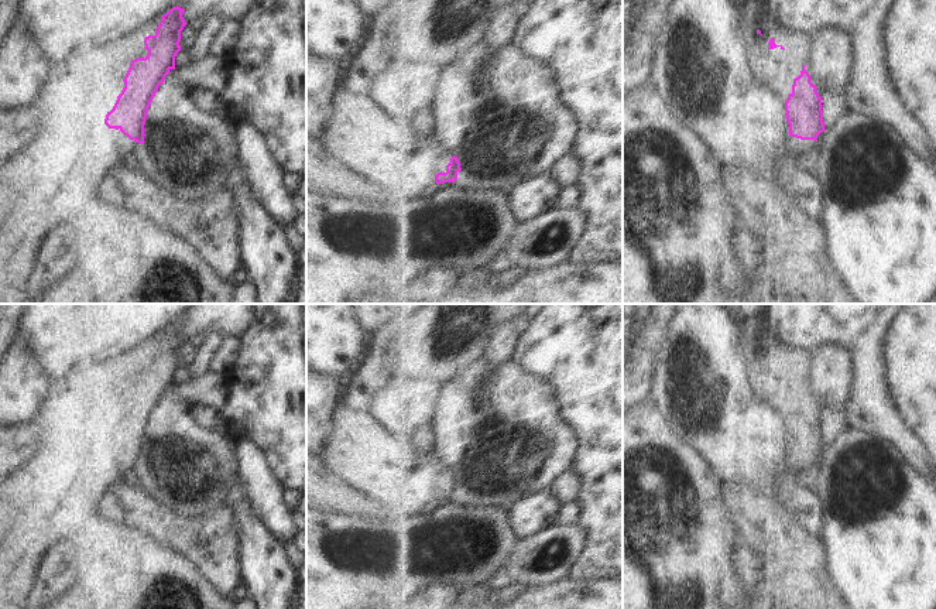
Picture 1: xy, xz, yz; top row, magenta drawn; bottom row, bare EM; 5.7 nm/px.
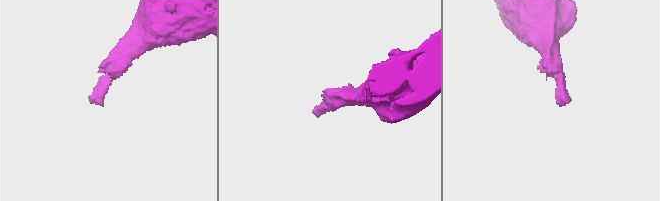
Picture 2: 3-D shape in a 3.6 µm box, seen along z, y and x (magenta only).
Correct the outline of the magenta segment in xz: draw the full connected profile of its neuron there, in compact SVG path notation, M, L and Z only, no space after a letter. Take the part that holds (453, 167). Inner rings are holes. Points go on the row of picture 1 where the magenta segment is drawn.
M435 148L433 151L435 160L424 160L422 165L424 168L429 170L432 167L438 168L439 171L435 175L436 184L445 184L445 182L456 182L457 172L460 171L460 162L457 157L443 153L440 148Z

